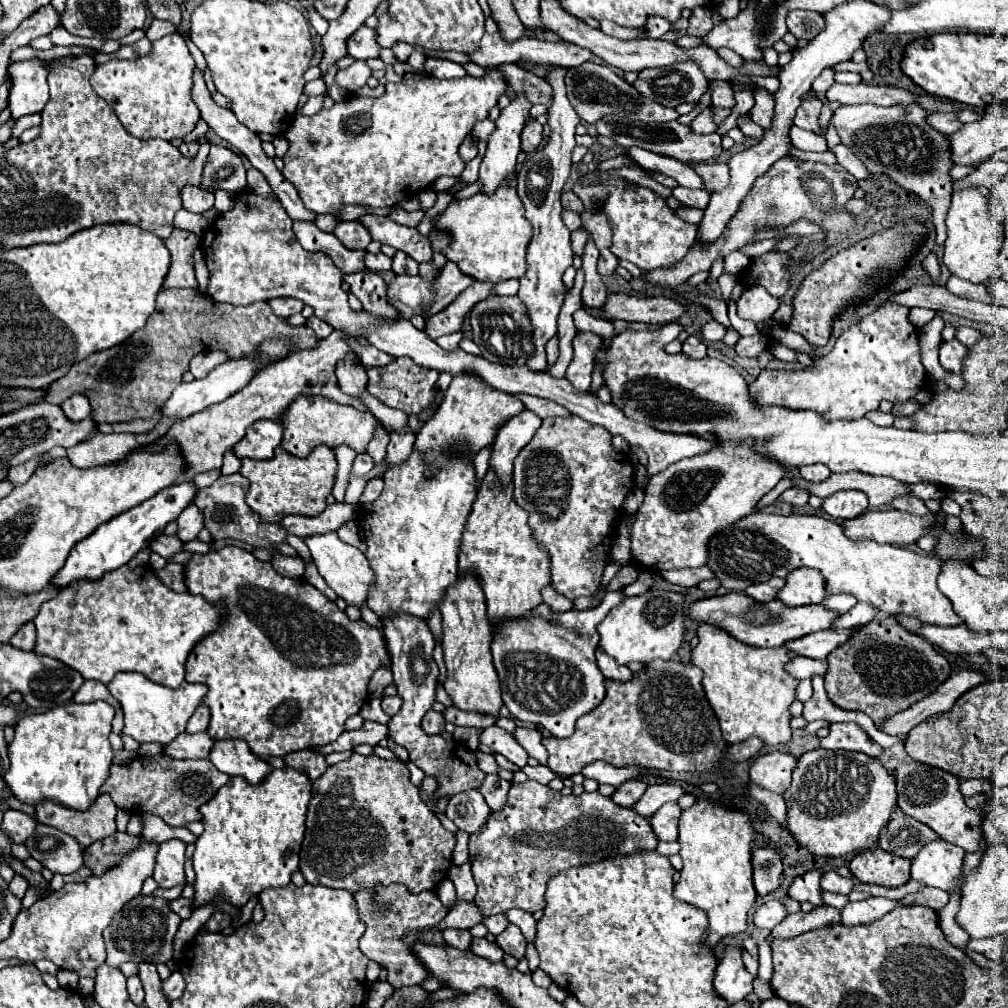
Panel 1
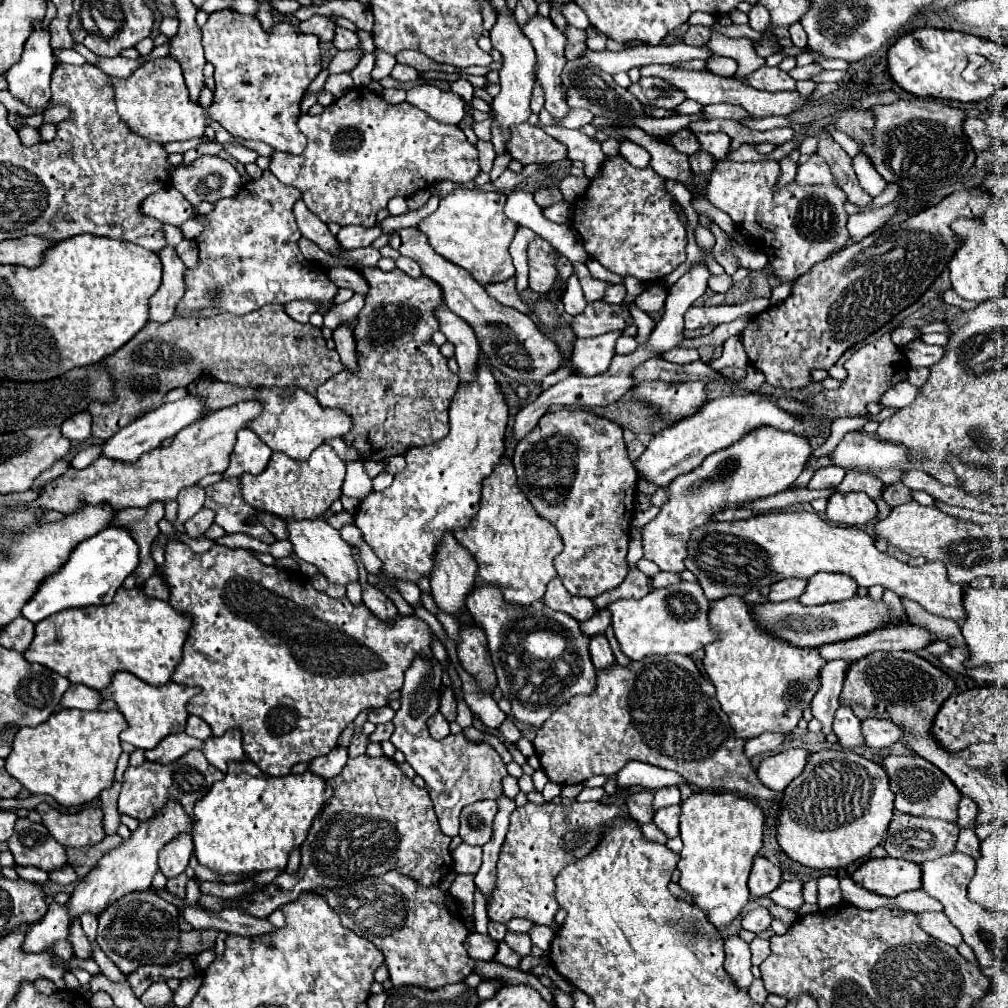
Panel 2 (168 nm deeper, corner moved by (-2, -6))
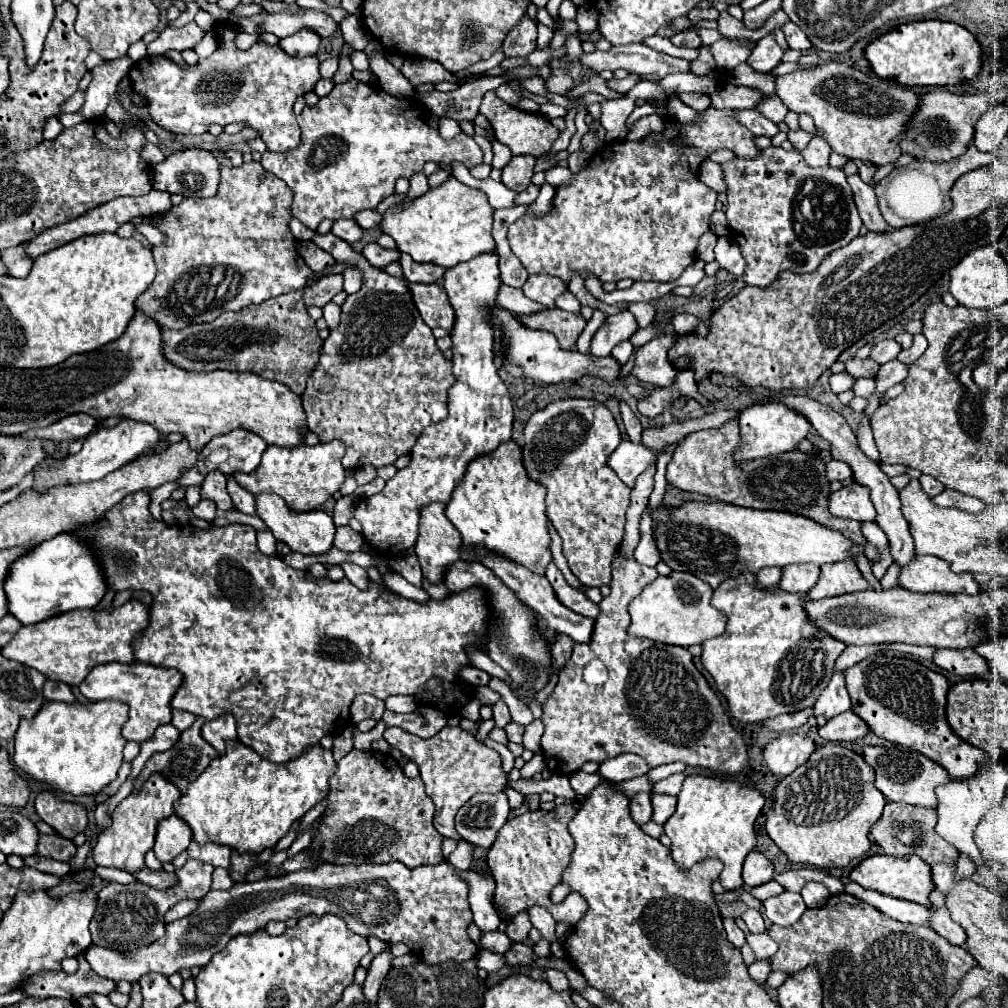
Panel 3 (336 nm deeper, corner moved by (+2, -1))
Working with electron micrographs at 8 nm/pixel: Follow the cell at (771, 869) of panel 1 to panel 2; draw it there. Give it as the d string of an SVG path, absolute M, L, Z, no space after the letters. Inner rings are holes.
M758 855L754 859L754 865L752 865L752 871L750 871L750 877L748 877L750 895L752 897L762 897L762 895L772 893L782 883L780 875L782 873L774 863L770 863L762 855Z

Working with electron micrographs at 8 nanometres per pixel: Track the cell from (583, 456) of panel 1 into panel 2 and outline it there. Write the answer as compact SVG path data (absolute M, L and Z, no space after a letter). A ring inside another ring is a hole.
M560 409L554 413L546 413L538 421L536 429L532 429L528 437L518 441L512 463L522 493L530 499L538 515L552 521L562 535L564 551L556 557L554 565L568 593L594 599L604 591L616 589L628 573L628 531L634 515L634 495L638 481L636 469L626 453L622 427L606 417L584 409Z

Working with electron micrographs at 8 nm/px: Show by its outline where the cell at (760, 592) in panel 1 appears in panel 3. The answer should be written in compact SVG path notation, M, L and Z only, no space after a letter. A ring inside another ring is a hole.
M794 564L788 568L782 568L782 580L780 588L792 594L806 594L818 580L820 566L816 564Z

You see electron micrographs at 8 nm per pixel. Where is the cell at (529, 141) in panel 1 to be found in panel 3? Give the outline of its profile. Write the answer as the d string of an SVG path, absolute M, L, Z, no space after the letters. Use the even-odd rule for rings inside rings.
M486 92L484 94L484 100L480 104L480 112L492 124L496 140L500 144L506 144L512 150L514 156L520 156L520 154L530 154L530 156L546 154L552 148L554 140L560 136L560 132L544 116L530 114L530 112L524 112L524 110L518 110L518 108L512 108L510 104L506 104L504 100L500 100L494 92Z

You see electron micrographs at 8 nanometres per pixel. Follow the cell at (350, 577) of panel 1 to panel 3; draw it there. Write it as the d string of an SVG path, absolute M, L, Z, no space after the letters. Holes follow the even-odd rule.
M260 494L260 496L256 496L256 508L258 508L258 516L272 530L276 540L286 542L290 546L290 550L294 550L294 552L308 554L308 556L318 556L318 554L330 552L330 548L334 546L334 522L322 510L312 510L312 512L296 514L276 494Z

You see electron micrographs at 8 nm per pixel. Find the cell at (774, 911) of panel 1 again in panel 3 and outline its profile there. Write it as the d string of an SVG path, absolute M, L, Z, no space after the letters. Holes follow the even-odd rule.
M748 908L748 910L742 914L742 920L746 922L746 926L748 926L748 930L750 930L752 934L758 934L758 932L766 932L766 926L764 926L764 918L762 918L762 914L760 914L758 910L752 910L752 908Z

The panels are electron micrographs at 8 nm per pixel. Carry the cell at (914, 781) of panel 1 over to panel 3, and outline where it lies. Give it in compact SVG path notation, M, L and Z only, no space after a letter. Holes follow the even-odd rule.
M866 746L864 760L876 770L876 788L890 802L904 802L904 804L914 804L914 806L924 806L924 808L936 808L938 796L934 790L936 790L936 786L946 784L950 780L948 772L944 772L944 768L940 768L940 764L928 760L926 756L920 756L918 752Z

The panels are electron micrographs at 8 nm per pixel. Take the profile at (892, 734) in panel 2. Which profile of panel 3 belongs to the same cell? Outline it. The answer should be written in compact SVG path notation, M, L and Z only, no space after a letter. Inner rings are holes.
M852 710L842 712L840 716L834 716L822 728L818 728L818 734L824 740L832 740L832 742L858 740L858 738L864 738L868 732L870 732L868 724L860 716L856 716Z

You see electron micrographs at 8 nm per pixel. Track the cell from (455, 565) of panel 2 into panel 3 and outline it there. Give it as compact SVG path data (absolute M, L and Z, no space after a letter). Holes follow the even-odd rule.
M430 504L420 512L420 536L414 550L430 584L444 582L448 568L460 560L460 546L460 532L444 516L444 504Z

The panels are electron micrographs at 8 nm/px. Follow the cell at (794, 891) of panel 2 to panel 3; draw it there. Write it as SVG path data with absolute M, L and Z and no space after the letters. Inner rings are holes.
M770 880L768 884L762 884L762 886L756 886L756 888L752 888L750 890L750 894L754 896L754 898L758 898L758 900L766 900L766 898L770 898L770 896L778 896L778 894L782 894L786 888L782 886L782 884L778 884L776 880Z

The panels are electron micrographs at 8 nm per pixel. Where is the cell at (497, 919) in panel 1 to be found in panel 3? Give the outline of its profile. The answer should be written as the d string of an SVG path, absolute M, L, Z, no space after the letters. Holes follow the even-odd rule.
M530 908L528 910L528 916L530 916L530 922L534 928L540 930L542 938L548 940L548 942L556 942L556 922L552 920L552 914L548 914L546 908Z

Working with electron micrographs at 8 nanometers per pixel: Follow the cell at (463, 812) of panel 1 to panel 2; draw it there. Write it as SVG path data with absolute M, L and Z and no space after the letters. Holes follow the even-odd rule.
M476 801L460 813L460 837L468 845L486 845L492 837L494 815L498 813L496 801Z

